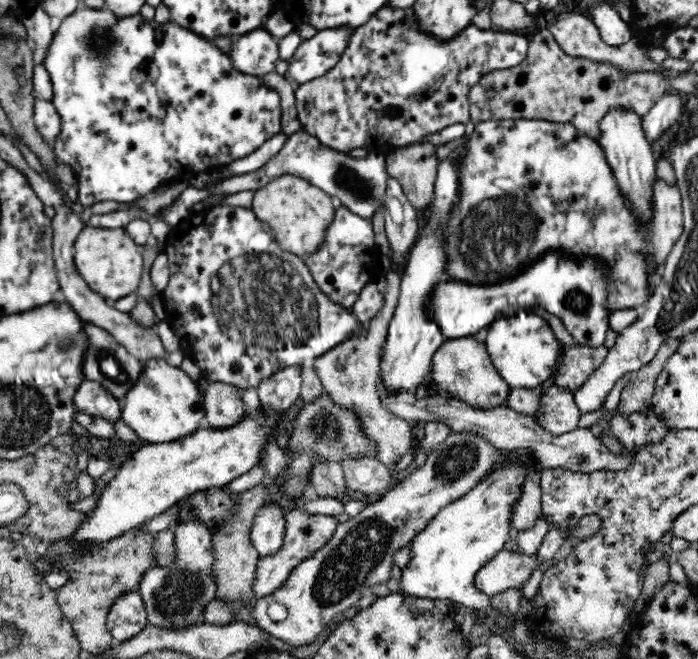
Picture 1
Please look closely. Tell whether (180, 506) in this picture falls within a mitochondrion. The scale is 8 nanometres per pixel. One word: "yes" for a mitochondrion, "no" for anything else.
no

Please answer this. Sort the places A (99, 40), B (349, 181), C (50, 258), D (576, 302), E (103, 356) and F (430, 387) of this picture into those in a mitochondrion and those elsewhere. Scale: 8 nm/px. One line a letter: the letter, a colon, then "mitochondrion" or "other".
A: mitochondrion
B: mitochondrion
C: other
D: mitochondrion
E: mitochondrion
F: other

